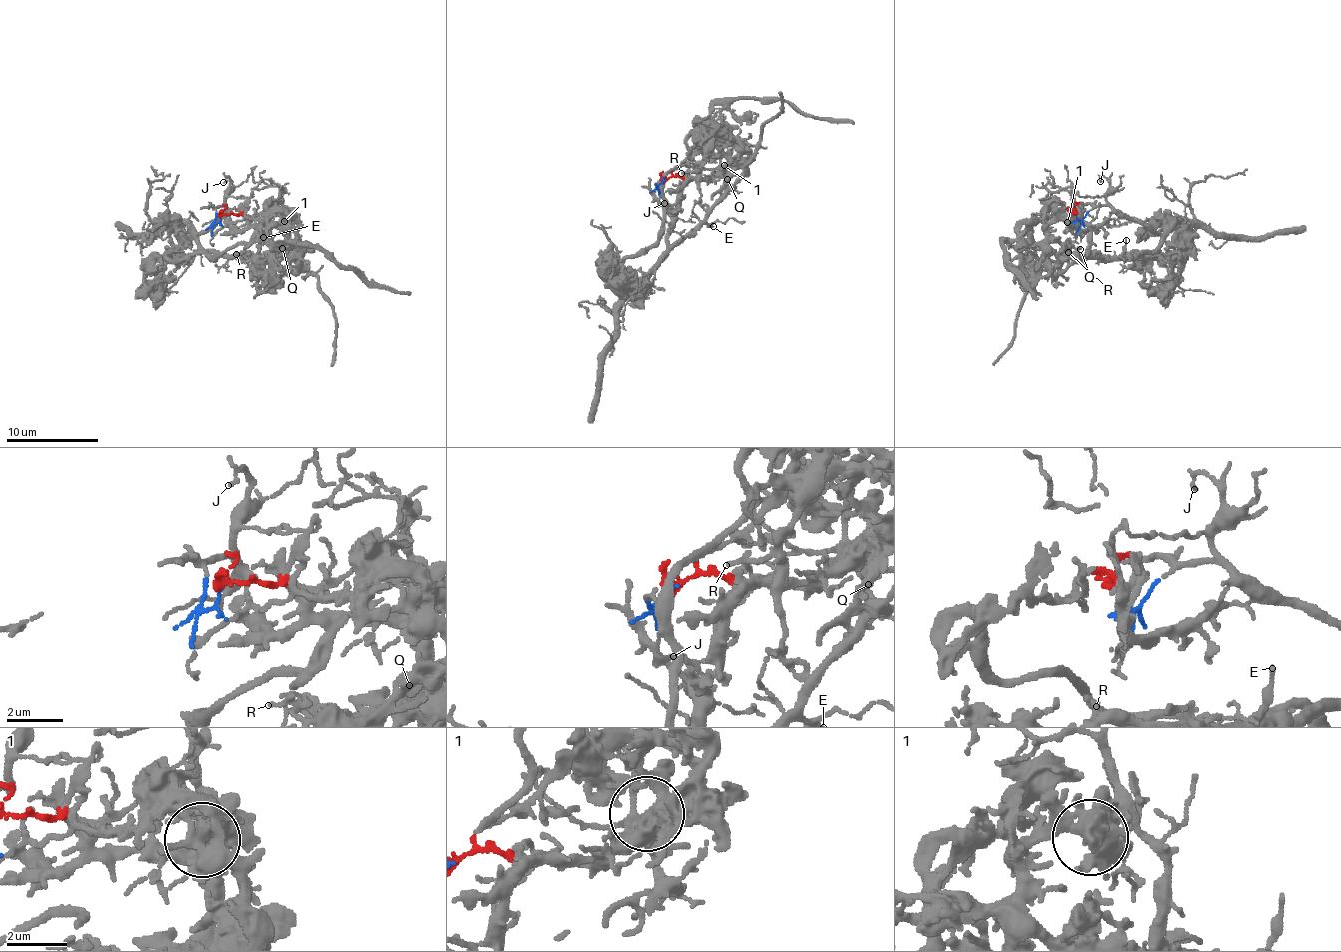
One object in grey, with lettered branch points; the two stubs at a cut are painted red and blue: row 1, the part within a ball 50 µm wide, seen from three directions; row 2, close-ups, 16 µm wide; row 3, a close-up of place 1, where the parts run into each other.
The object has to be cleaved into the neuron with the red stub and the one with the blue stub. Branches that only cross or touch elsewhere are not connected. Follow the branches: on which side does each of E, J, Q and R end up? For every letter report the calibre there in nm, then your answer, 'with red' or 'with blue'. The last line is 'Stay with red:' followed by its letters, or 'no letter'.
E: calibre 180 nm; with blue
J: calibre 120 nm; with blue
Q: calibre 240 nm; with red
R: calibre 120 nm; with red
Stay with red: Q, R

